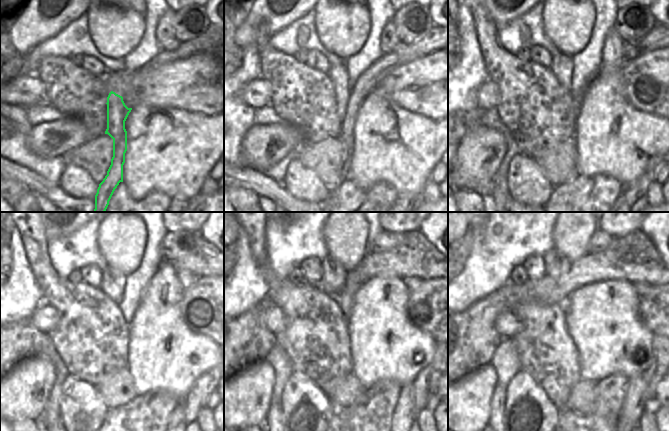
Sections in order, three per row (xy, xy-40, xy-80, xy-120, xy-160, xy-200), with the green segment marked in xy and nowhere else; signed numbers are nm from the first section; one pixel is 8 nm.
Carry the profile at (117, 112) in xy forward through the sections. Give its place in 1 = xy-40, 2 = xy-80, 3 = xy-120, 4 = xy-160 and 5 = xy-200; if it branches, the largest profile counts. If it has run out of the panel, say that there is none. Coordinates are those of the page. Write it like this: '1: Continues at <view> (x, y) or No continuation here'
1: Continues at xy-40 (348, 104)
2: Continues at xy-80 (561, 64)
3: Continues at xy-120 (112, 281)
4: Continues at xy-160 (334, 274)
5: Continues at xy-200 (556, 264)

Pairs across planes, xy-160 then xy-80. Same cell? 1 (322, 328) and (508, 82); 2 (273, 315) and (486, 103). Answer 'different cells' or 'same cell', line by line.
1: same cell
2: same cell

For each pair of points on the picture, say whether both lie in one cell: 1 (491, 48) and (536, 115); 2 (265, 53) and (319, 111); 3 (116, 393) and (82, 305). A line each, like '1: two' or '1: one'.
1: one
2: one
3: two

